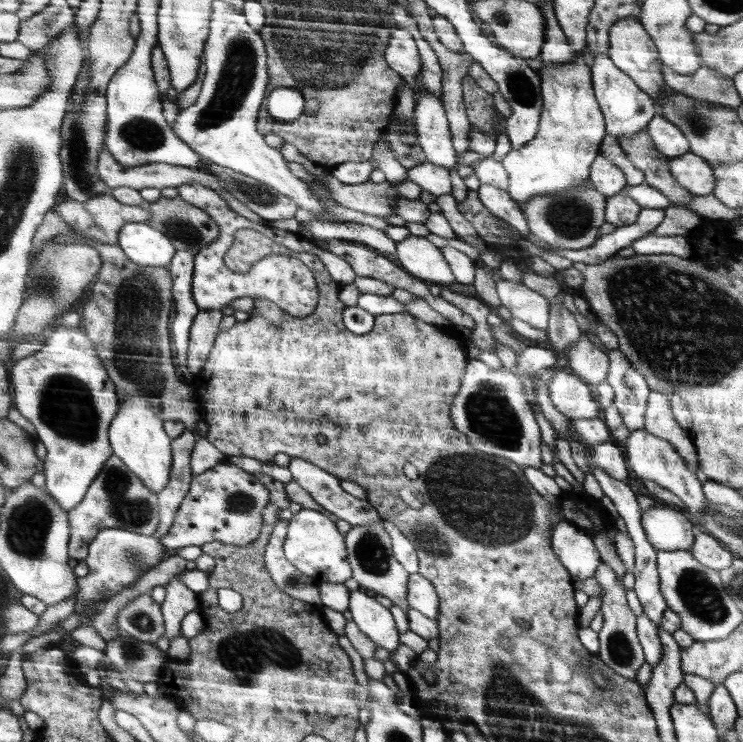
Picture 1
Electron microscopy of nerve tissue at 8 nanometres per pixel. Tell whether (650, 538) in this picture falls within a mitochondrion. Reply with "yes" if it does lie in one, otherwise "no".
no

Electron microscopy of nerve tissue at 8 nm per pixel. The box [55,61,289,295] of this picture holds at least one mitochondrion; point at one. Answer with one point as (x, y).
(79, 174)

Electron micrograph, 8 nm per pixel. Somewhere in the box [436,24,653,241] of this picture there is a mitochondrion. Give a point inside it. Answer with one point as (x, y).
(521, 86)

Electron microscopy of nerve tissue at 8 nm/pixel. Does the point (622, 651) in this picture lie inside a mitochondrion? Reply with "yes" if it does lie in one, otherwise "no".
yes

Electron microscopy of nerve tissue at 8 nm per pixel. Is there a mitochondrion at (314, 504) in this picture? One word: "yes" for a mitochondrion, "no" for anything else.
no

